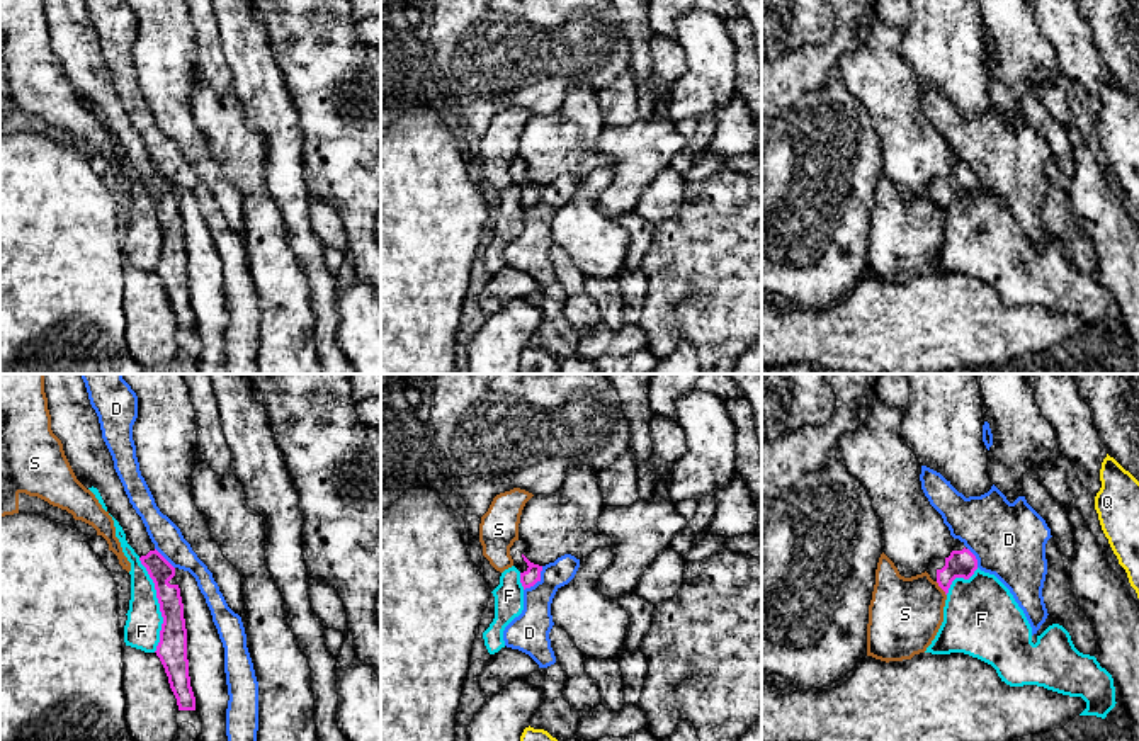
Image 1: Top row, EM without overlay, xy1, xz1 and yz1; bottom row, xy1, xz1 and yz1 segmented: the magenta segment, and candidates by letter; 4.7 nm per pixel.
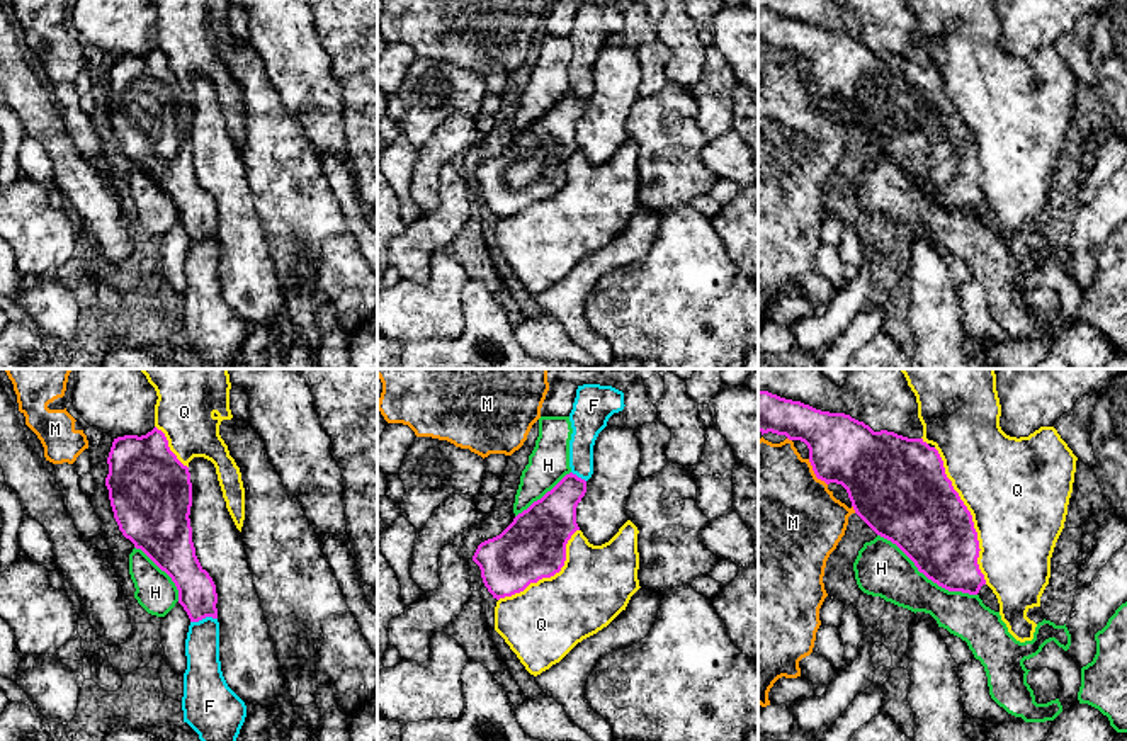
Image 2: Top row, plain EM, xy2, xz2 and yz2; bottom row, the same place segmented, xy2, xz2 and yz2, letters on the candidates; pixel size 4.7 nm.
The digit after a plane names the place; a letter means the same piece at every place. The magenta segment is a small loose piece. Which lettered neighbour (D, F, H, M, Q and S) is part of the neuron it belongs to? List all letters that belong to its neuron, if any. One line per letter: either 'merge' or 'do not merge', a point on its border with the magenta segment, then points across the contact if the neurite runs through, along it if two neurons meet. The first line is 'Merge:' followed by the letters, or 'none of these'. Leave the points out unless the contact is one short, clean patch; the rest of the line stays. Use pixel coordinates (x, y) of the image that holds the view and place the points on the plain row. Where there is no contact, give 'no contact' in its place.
Merge: none of these
D: do not merge; contact xz1 (538, 199)
F: do not merge; contact xy1 (160, 225)
H: do not merge; contact yz2 (927, 196)
M: do not merge; contact yz2 (815, 92); border yz2 (808, 79), (813, 92), (826, 104)
Q: do not merge; contact yz2 (971, 135)
S: do not merge; contact yz1 (940, 206); border yz1 (935, 201), (946, 214)

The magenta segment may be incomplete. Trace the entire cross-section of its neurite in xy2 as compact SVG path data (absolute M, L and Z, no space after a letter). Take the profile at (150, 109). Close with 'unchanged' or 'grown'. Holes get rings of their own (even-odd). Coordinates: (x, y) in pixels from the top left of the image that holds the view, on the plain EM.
M156 46L146 54L124 54L112 61L105 105L119 150L141 168L178 209L178 223L190 241L218 238L218 212L209 192L201 185L192 161L190 126L192 102L189 87L170 70L168 59Z; unchanged

